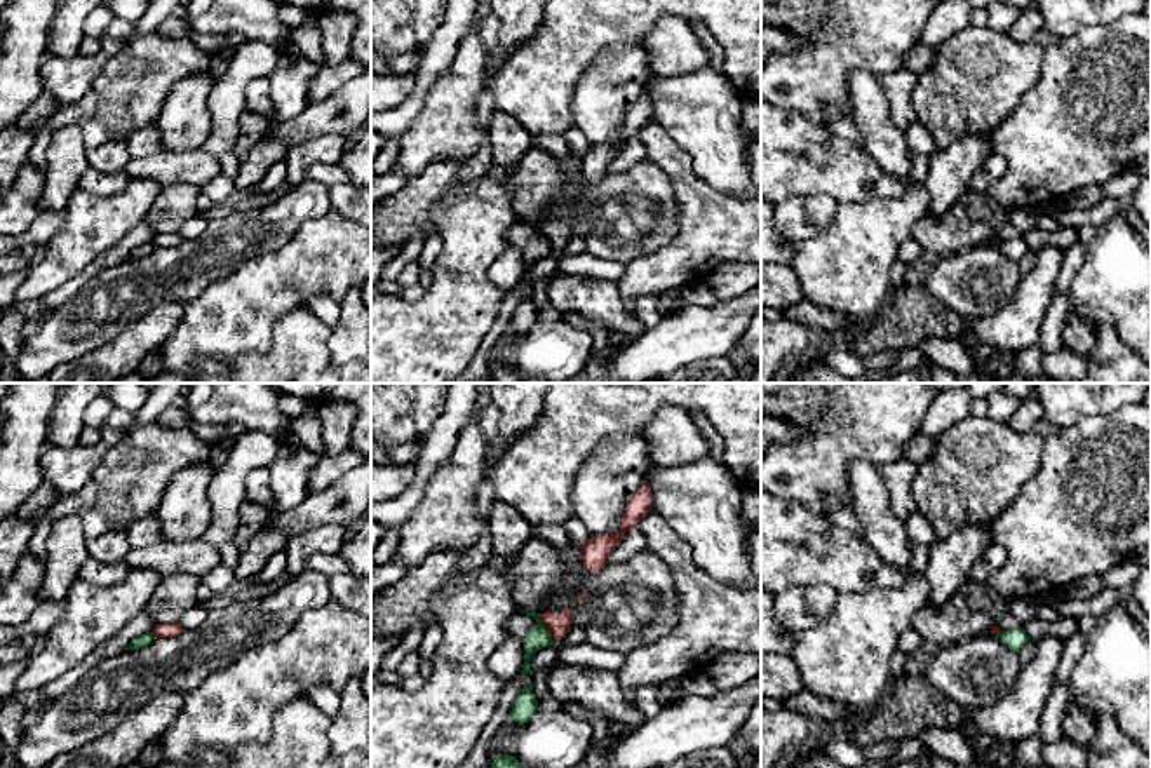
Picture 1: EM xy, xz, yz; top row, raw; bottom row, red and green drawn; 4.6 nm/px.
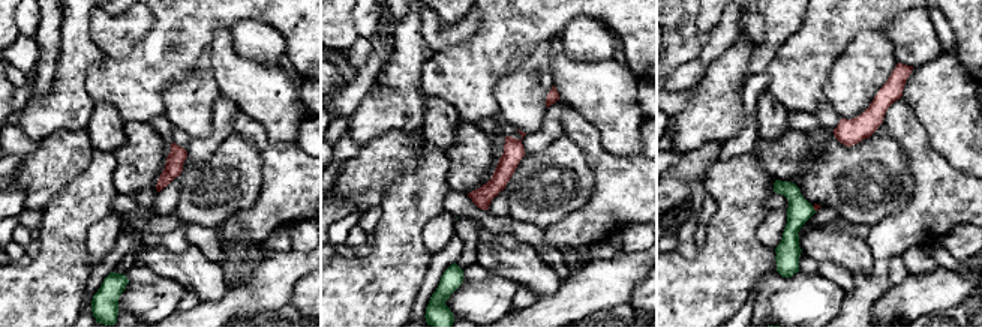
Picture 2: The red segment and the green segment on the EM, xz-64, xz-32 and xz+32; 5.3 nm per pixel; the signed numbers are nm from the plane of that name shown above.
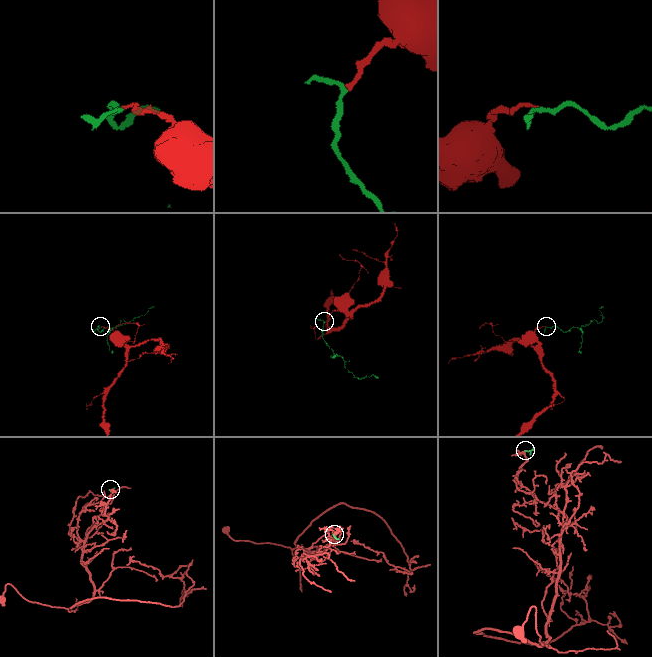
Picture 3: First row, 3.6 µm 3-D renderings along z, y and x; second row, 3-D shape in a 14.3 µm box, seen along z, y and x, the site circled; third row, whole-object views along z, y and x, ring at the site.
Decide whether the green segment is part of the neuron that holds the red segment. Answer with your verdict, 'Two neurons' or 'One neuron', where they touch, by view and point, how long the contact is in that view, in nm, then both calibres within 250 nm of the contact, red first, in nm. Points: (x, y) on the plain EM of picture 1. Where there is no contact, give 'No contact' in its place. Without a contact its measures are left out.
Two neurons. Touches red at xz (545, 235). Shared border 140 nm. Thickness 110 nm (red) against 100 nm

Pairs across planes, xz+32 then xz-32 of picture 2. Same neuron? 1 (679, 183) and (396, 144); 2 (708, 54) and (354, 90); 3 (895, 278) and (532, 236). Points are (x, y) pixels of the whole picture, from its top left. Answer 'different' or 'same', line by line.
1: same
2: same
3: same

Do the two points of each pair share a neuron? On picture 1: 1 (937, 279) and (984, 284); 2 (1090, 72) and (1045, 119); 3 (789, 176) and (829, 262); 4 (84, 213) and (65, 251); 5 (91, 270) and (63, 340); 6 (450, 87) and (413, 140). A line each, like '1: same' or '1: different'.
1: same
2: same
3: different
4: same
5: different
6: same

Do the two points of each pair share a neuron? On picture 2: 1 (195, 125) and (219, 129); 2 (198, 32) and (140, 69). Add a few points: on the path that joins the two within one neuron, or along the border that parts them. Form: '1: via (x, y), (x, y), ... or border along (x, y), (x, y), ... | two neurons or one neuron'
1: border along (221, 95), (213, 108), (212, 131), (191, 138) | two neurons
2: via (183, 33), (170, 38), (155, 54) | one neuron

